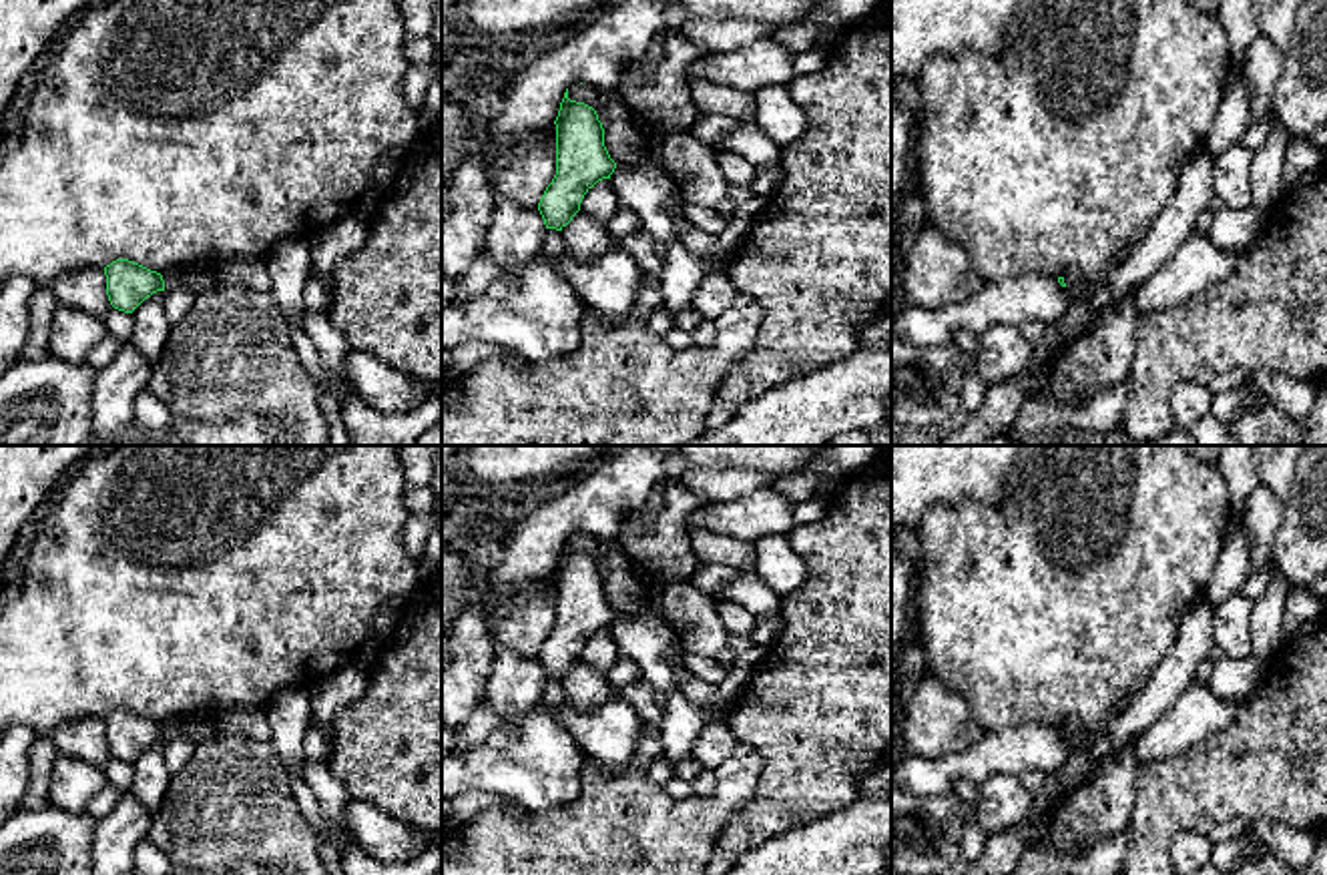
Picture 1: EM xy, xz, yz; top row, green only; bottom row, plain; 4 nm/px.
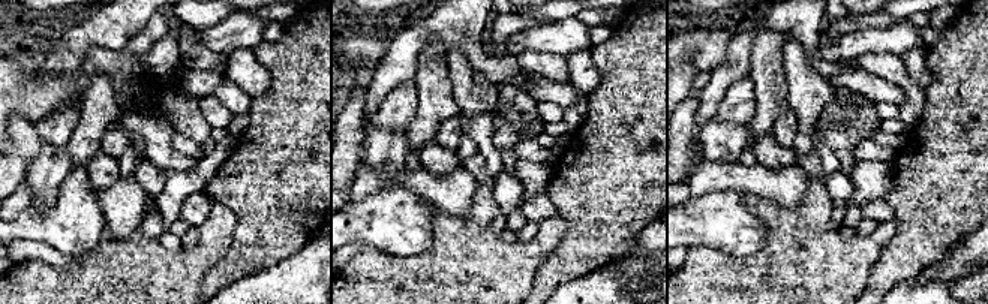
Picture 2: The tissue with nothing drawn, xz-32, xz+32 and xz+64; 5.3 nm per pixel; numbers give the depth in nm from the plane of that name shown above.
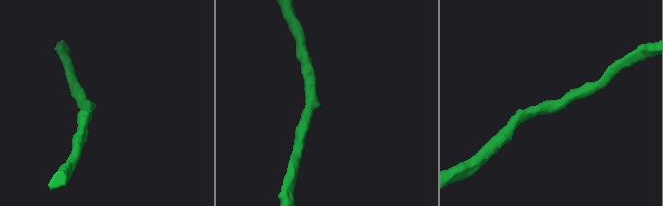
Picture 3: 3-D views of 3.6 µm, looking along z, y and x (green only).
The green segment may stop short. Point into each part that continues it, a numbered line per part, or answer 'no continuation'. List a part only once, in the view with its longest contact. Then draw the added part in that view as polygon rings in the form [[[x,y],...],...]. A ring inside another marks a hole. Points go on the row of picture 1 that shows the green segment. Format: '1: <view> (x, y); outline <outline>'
no continuation

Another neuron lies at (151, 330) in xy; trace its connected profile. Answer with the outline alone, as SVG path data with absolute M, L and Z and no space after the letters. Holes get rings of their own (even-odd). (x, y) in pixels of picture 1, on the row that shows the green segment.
M163 291L147 297L130 315L135 323L130 339L137 351L157 365L173 327L163 307Z

